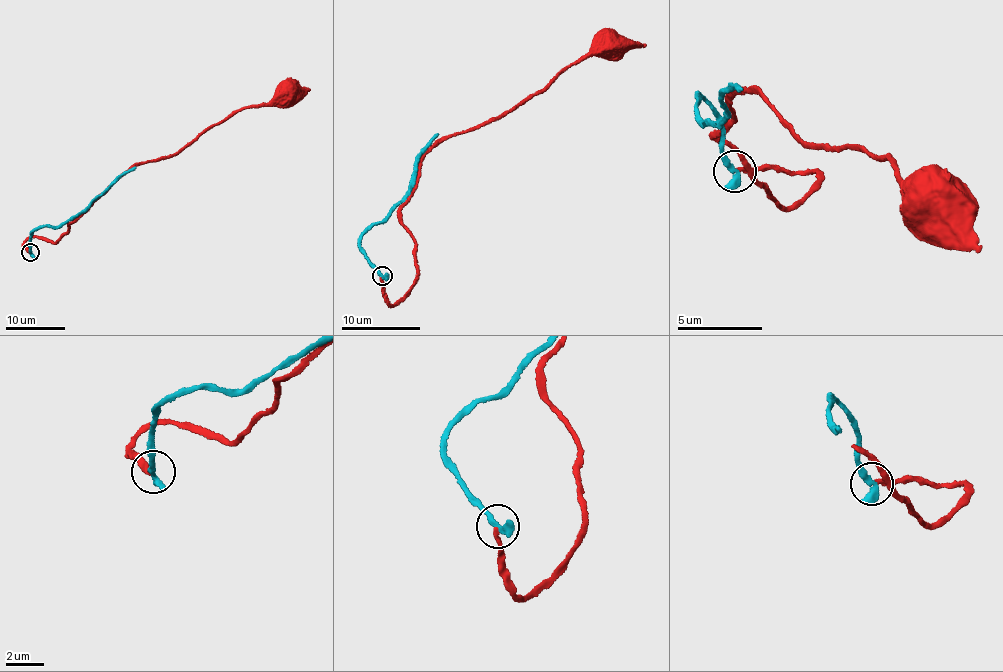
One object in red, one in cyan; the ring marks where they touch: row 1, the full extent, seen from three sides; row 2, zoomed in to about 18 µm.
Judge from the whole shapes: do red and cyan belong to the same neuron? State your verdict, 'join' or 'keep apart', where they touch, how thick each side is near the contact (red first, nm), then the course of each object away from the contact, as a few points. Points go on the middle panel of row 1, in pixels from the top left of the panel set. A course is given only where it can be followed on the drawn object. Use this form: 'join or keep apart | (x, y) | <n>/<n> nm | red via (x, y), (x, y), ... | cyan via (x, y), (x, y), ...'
keep apart | (382, 276) | 240/440 nm | red via (380, 275), (393, 305), (417, 275), (400, 213), (434, 146), (548, 89), (588, 56), (616, 50), (610, 42) | cyan via (382, 275), (363, 252), (360, 244), (364, 232), (388, 219), (392, 208), (401, 204), (420, 157), (437, 134)

